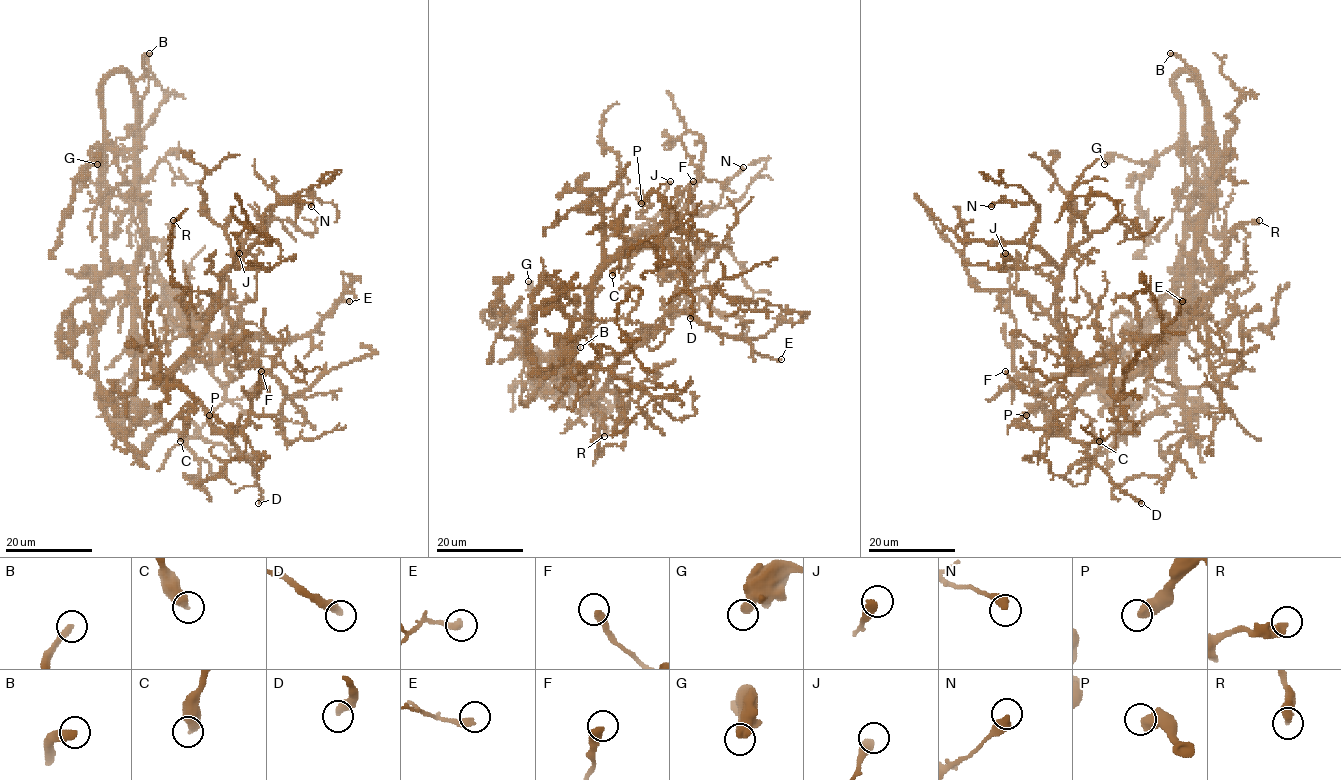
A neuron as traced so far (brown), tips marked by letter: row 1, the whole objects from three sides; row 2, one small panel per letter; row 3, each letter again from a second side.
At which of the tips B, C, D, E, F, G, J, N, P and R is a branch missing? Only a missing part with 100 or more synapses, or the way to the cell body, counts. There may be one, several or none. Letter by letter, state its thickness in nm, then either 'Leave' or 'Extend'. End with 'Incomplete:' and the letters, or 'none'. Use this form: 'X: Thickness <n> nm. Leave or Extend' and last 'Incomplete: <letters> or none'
B: Thickness 360 nm. Extend
C: Thickness 420 nm. Leave
D: Thickness 360 nm. Leave
E: Thickness 320 nm. Leave
F: Thickness 420 nm. Leave
G: Thickness 480 nm. Leave
J: Thickness 440 nm. Leave
N: Thickness 480 nm. Leave
P: Thickness 600 nm. Leave
R: Thickness 400 nm. Leave
Incomplete: B

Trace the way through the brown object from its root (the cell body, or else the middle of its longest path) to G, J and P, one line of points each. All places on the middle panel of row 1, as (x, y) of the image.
G: (567, 359), (573, 381), (573, 371), (563, 364), (536, 371), (535, 359), (522, 346), (530, 319), (528, 281)
J: (567, 359), (567, 345), (585, 325), (594, 273), (636, 235), (658, 236), (669, 227), (670, 181)
P: (567, 359), (601, 272), (665, 231), (665, 202), (653, 192), (641, 203)

